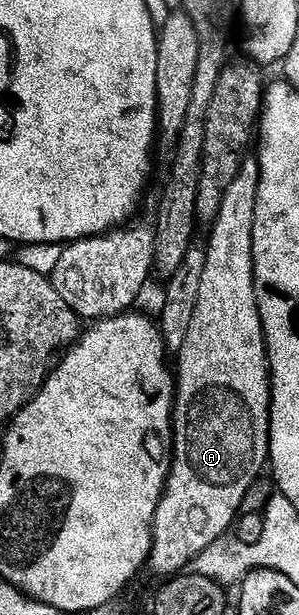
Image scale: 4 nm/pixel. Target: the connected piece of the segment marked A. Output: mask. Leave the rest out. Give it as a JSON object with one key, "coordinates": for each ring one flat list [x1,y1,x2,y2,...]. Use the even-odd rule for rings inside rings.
{"coordinates":[[247,159,239,167,239,173,227,187,227,195,223,195,223,207,219,207,219,215,212,222,209,233,209,245,204,246,207,255,207,267,203,267,203,280,199,286,199,303,195,303,195,315,191,319,191,327,187,331,187,343,183,343,179,356,175,361,175,404,173,407,173,465,169,469,169,482,161,493,161,502,155,511,153,520,153,550,149,553,148,568,157,573,173,575,187,561,194,562,203,550,215,539,228,534,234,528,239,514,242,512,244,497,248,489,262,476,261,468,266,468,269,459,269,407,271,404,271,374,269,372,269,351,265,348,265,332,257,306,255,295,255,275,253,274,253,228,255,227,255,203,259,195,259,179,261,165,256,159]]}

